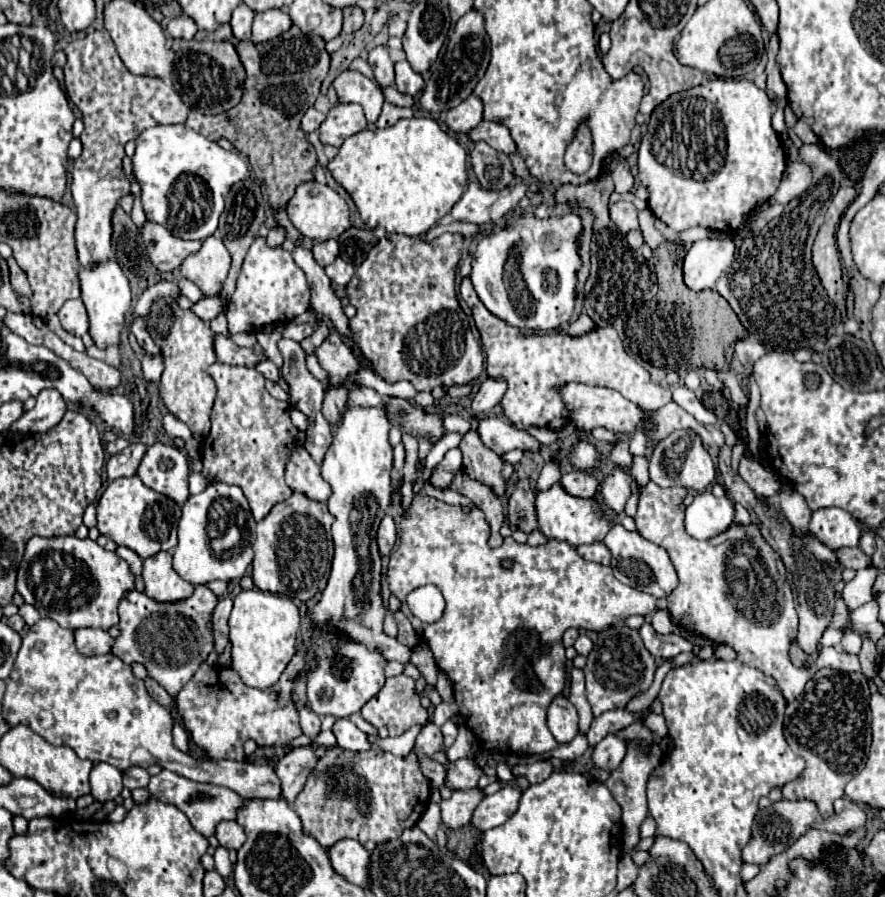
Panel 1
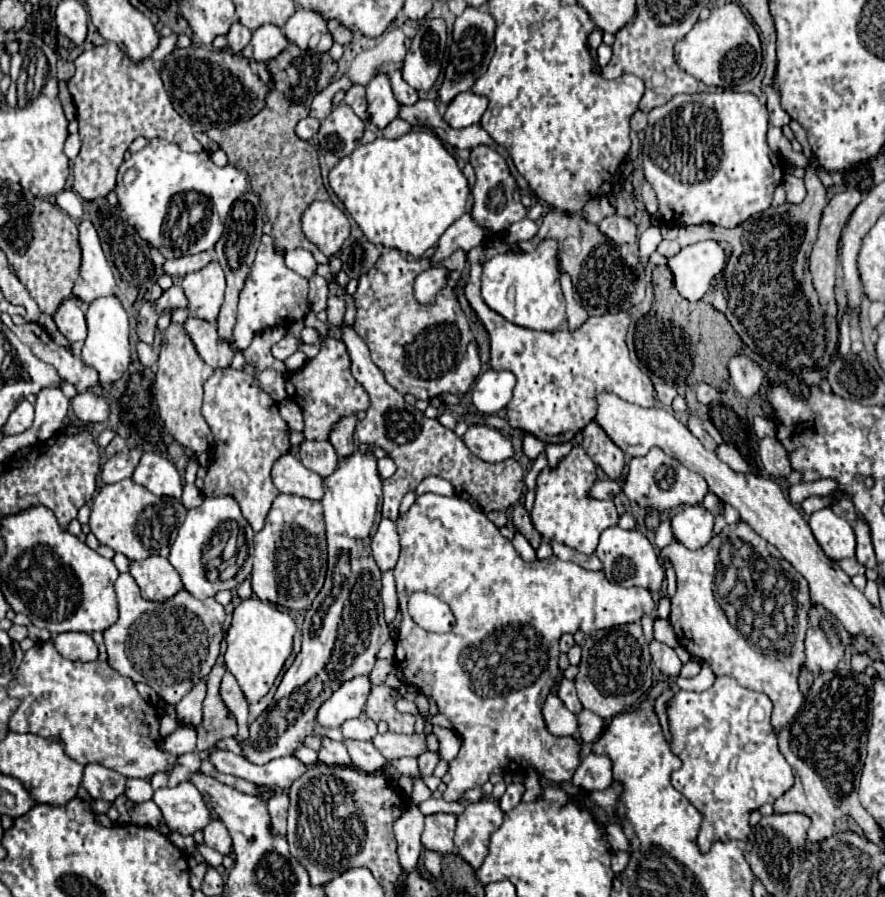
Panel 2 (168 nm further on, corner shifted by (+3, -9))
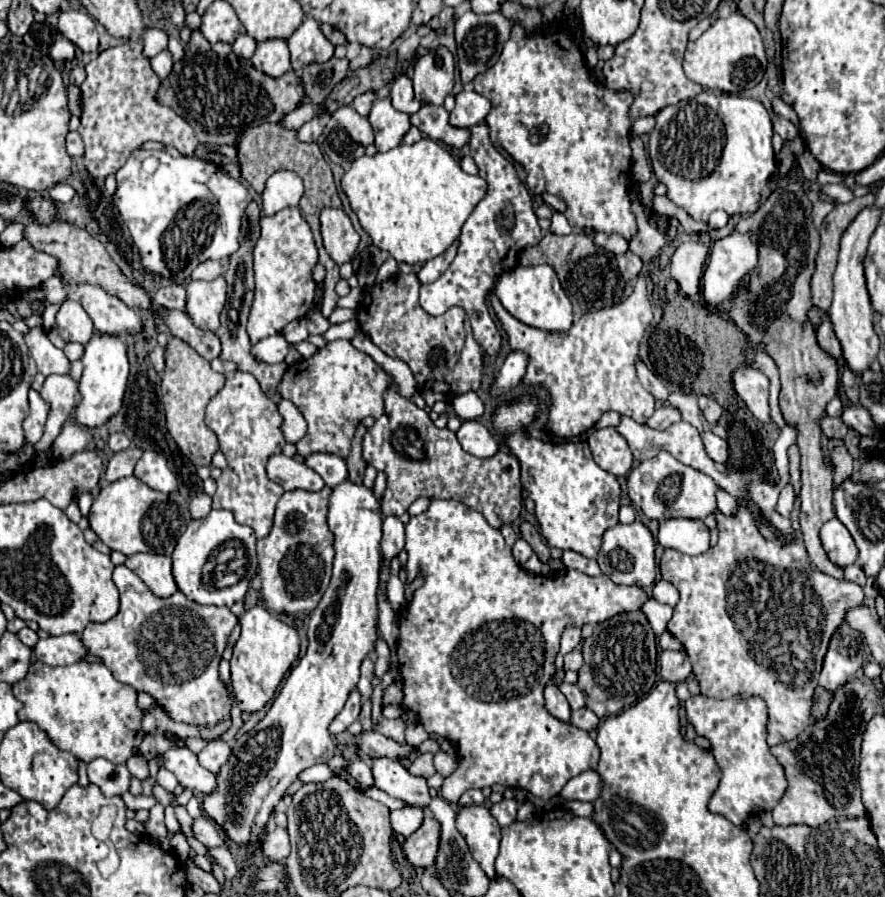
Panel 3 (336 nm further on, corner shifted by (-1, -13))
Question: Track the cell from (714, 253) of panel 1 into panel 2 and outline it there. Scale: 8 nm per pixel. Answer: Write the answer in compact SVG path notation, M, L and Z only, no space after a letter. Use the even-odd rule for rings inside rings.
M703 240L685 246L679 254L671 258L654 252L649 262L656 266L665 264L675 276L675 286L679 294L689 302L697 302L709 290L711 280L723 272L725 252L715 240Z

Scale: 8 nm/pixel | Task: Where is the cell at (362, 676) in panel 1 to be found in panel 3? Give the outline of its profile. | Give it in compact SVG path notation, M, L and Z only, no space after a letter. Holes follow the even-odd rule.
M353 690L349 694L349 700L347 704L343 706L343 710L335 716L335 720L331 722L329 726L329 732L331 734L341 734L349 728L349 724L353 724L357 718L359 718L359 712L361 712L361 694L357 690Z

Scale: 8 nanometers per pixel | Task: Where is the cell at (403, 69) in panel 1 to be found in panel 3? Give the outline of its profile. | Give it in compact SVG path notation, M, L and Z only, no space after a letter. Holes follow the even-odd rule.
M401 74L399 78L393 80L391 84L391 100L393 106L405 114L415 114L421 108L421 102L415 100L413 96L413 86L411 86L411 78Z

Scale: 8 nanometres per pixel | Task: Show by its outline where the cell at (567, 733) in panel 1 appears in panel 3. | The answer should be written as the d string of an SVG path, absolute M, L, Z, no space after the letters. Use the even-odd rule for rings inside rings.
M547 684L545 688L545 708L549 710L551 716L555 716L561 722L569 722L571 718L571 708L567 706L565 696L559 692L555 684Z

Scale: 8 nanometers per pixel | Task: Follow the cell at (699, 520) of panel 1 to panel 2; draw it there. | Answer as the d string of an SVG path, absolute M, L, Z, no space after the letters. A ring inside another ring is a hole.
M685 506L671 516L671 530L679 544L697 550L713 536L713 516L703 506Z

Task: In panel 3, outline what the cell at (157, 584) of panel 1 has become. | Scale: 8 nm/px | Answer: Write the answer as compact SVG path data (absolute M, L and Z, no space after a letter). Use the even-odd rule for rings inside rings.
M133 554L127 558L125 566L133 570L149 586L149 590L159 598L167 598L179 590L171 572L169 556Z

